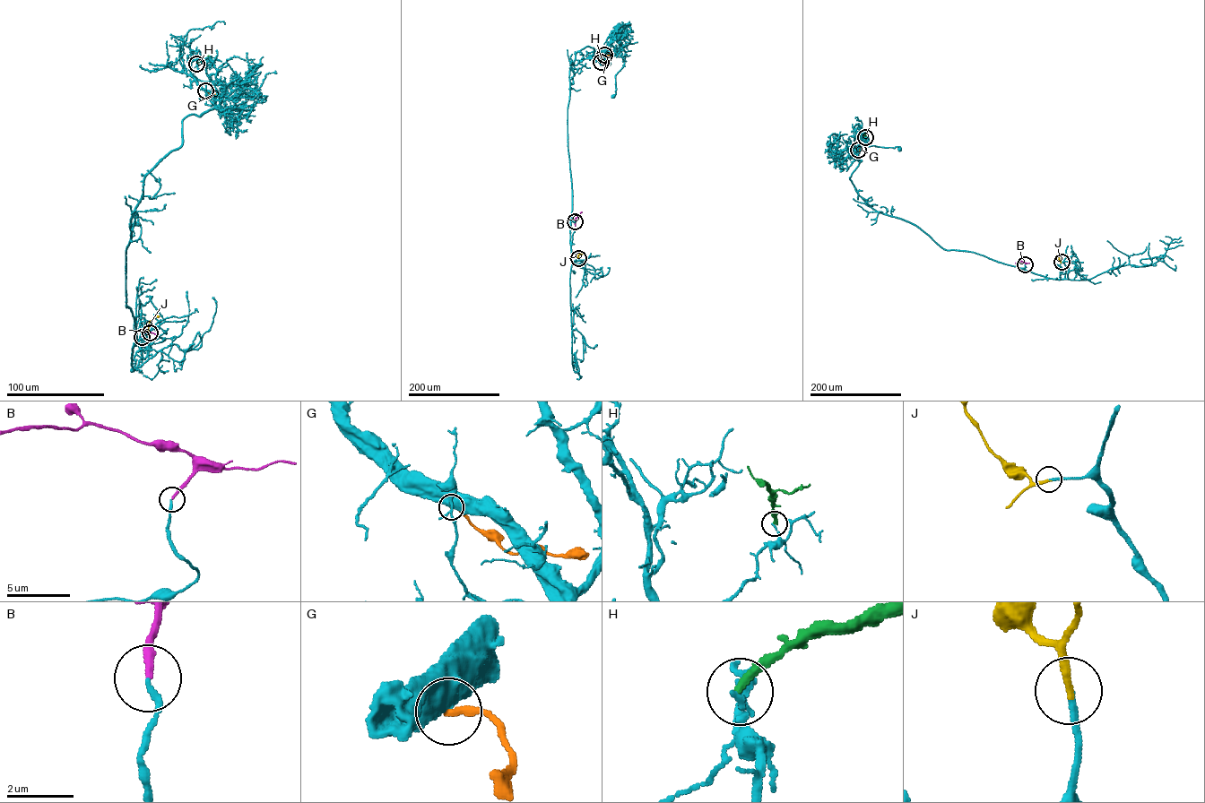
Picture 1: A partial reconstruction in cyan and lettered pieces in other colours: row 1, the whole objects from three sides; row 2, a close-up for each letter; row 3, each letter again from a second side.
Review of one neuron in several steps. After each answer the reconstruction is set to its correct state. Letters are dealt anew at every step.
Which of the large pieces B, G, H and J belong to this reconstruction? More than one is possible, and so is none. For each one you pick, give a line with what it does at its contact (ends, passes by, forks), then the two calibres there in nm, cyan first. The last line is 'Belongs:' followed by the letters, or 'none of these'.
B: It ends there. Thickness 180 nm (cyan) against 240 nm
J: It ends there. Thickness 180 nm (cyan) against 240 nm
Belongs: B, J

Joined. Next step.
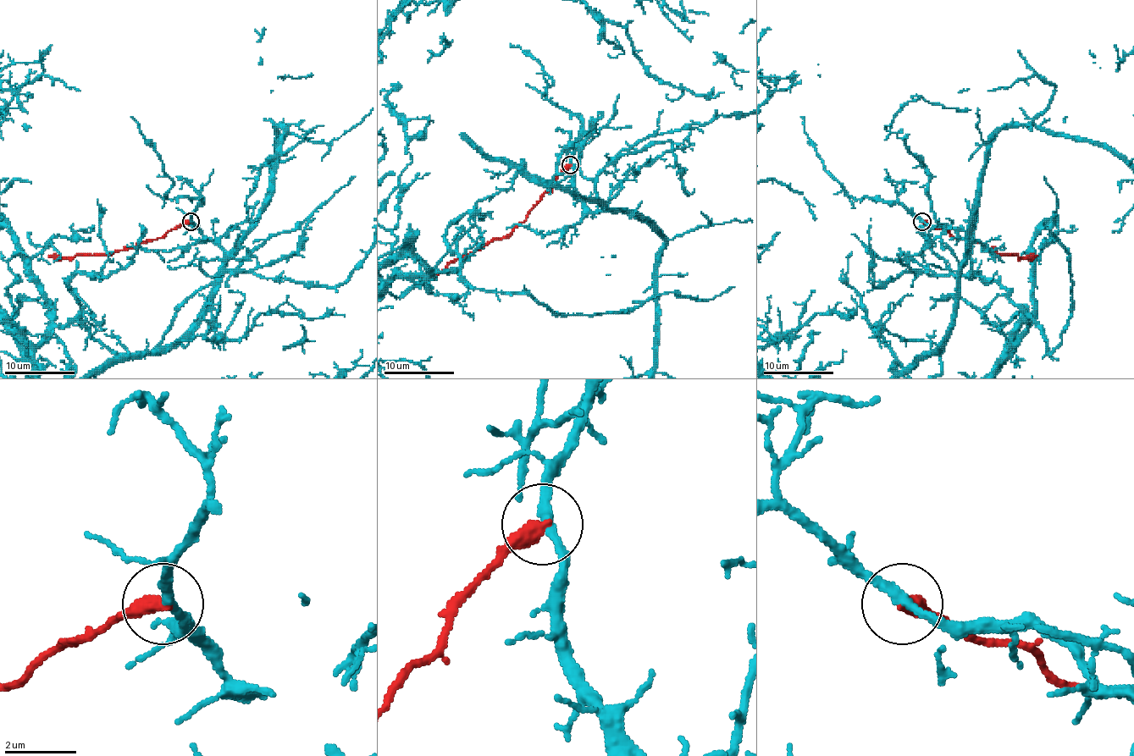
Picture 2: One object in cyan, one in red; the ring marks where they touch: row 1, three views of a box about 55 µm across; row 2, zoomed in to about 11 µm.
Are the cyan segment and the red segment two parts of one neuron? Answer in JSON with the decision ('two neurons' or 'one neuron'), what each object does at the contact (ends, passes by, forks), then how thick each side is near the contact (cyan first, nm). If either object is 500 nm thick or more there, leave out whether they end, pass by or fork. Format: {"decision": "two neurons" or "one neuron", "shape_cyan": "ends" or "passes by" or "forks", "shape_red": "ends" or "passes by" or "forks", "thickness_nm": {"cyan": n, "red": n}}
{"decision": "two neurons", "shape_cyan": "passes by", "shape_red": "ends", "thickness_nm": {"cyan": 260, "red": 440}}

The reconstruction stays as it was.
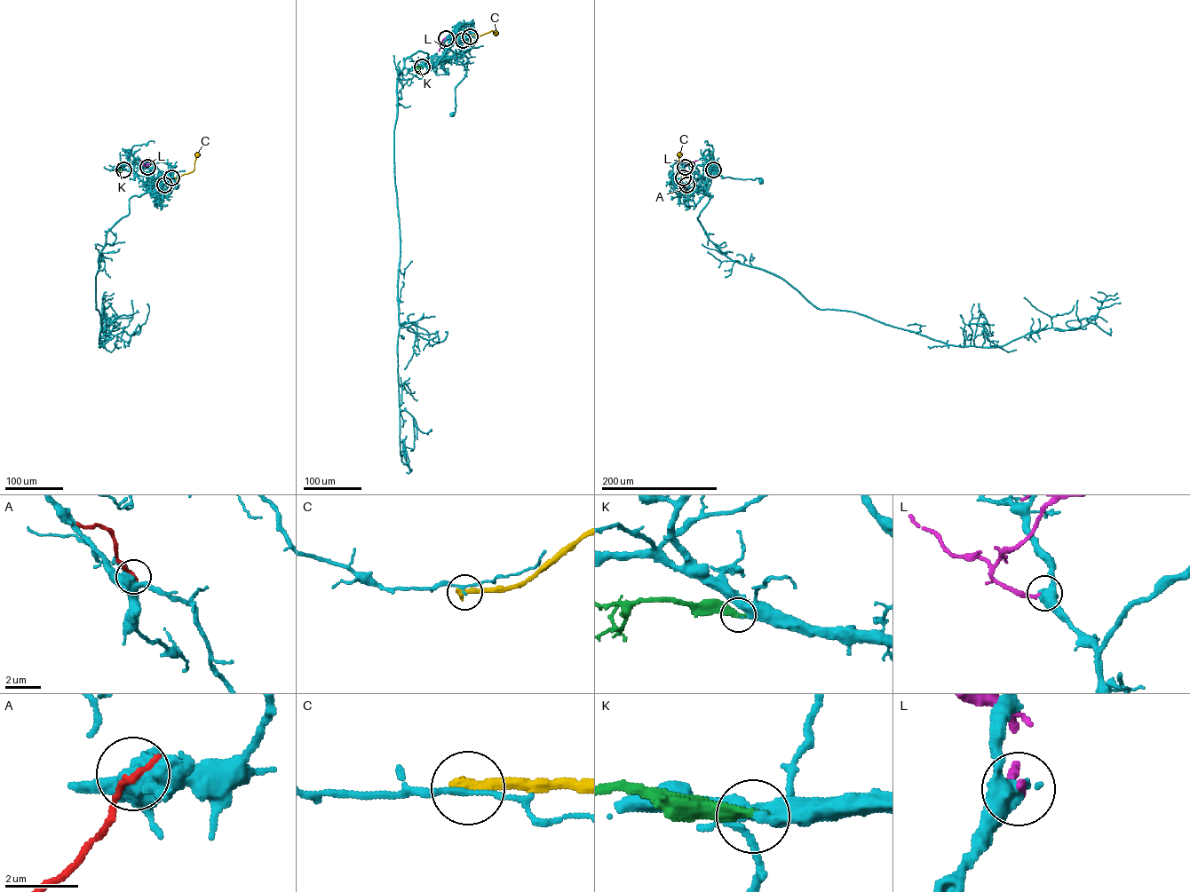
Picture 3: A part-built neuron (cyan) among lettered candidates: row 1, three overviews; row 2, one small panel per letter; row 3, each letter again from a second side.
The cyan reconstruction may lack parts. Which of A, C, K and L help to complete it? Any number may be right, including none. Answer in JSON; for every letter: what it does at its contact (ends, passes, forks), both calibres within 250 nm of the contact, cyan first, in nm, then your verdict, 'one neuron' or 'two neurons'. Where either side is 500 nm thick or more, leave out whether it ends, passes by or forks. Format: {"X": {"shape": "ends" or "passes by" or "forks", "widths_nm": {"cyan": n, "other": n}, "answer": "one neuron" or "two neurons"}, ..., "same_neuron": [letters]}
{"A": {"shape": "ends", "widths_nm": {"cyan": 440, "other": 200}, "answer": "two neurons"}, "C": {"shape": "ends", "widths_nm": {"cyan": 120, "other": 400}, "answer": "two neurons"}, "K": {"shape": "ends", "widths_nm": {"cyan": 320, "other": 400}, "answer": "one neuron"}, "L": {"shape": "ends", "widths_nm": {"cyan": 480, "other": 260}, "answer": "two neurons"}, "same_neuron": ["K"]}

